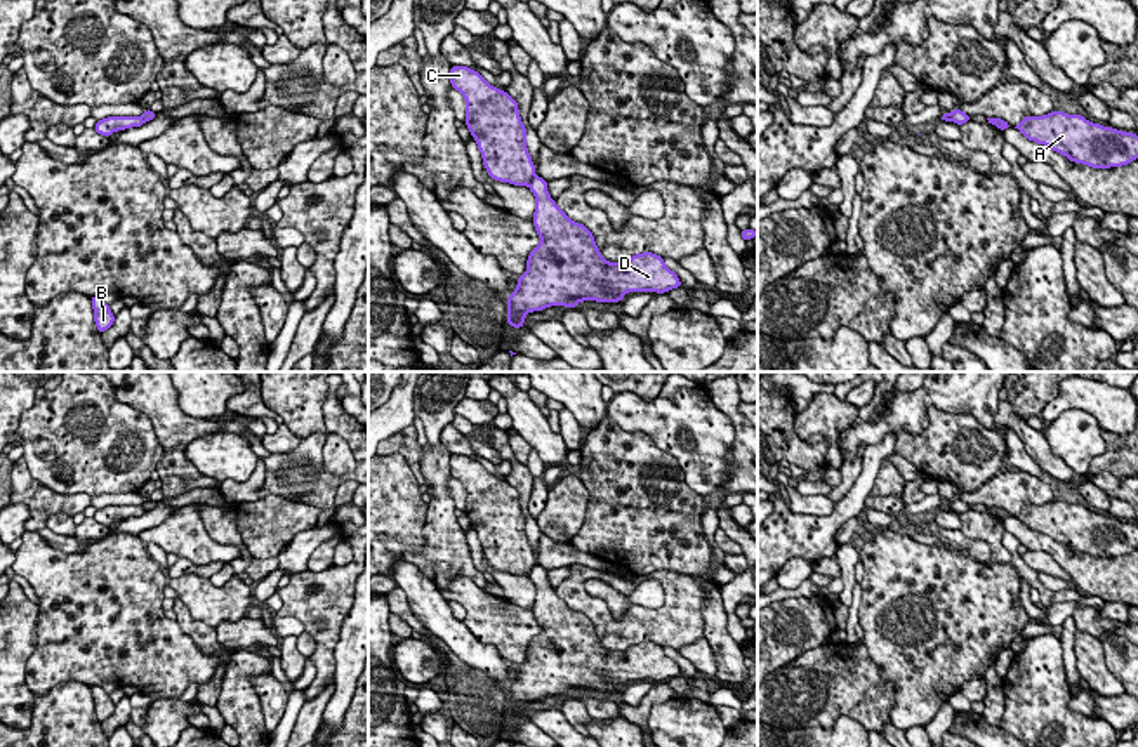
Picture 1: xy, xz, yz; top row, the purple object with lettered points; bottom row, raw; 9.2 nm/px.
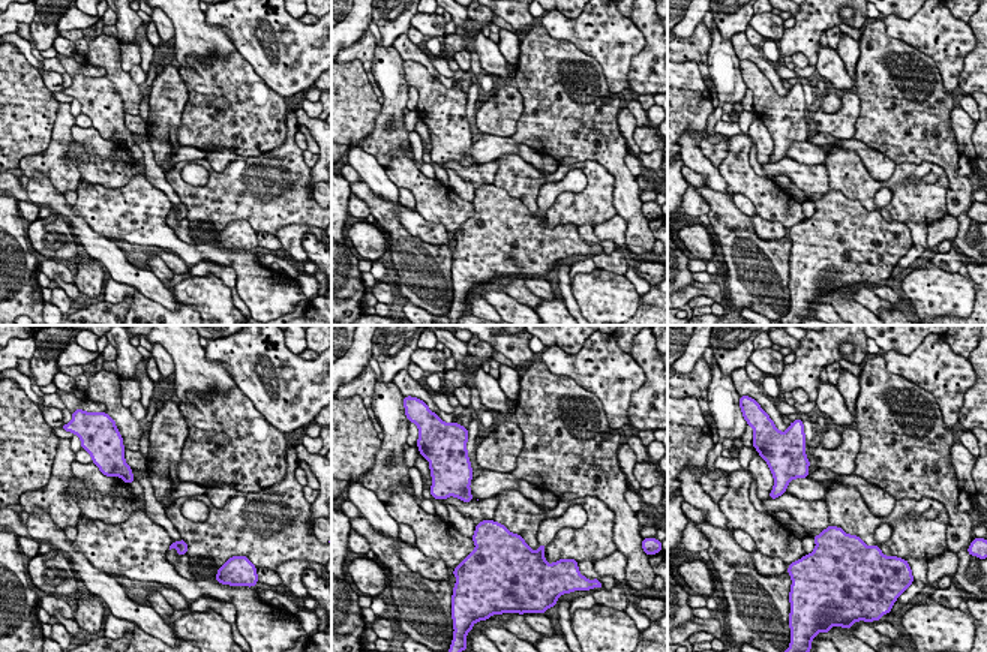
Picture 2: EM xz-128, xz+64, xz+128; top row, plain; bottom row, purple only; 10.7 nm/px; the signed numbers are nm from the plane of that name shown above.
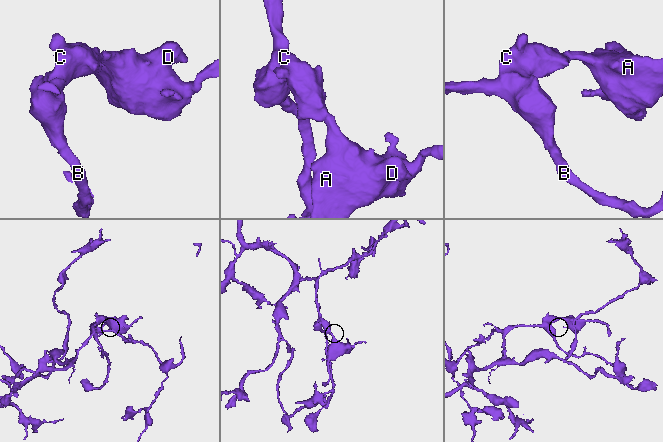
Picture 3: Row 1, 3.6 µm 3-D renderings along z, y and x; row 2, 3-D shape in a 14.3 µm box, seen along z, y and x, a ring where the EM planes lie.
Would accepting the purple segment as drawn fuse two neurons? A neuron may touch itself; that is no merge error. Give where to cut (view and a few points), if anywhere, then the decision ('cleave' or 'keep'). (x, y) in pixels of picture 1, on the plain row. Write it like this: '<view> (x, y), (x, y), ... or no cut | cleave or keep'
xz (535, 565), (529, 574) | cleave

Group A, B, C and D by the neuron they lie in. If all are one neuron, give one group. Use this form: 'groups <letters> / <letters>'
groups A D / B C

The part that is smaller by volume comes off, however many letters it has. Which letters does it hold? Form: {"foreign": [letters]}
{"foreign": ["A", "D"]}

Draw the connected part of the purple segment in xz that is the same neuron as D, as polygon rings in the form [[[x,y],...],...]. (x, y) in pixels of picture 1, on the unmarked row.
[[[535,565],[530,580],[537,591],[533,617],[542,631],[530,641],[528,657],[507,688],[507,714],[523,717],[526,702],[549,695],[575,698],[586,688],[606,693],[620,691],[627,681],[664,683],[683,676],[664,646],[652,641],[608,651],[594,624],[573,611],[549,585],[547,570]]]

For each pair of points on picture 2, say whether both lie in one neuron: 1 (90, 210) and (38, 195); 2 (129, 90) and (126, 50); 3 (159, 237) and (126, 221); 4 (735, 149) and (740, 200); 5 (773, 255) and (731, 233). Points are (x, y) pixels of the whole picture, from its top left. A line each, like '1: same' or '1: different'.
1: different
2: different
3: same
4: different
5: same

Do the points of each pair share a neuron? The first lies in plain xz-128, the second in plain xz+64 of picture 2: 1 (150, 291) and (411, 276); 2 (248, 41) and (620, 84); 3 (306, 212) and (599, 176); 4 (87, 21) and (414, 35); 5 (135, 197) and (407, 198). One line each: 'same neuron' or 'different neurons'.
1: different neurons
2: same neuron
3: same neuron
4: different neurons
5: different neurons

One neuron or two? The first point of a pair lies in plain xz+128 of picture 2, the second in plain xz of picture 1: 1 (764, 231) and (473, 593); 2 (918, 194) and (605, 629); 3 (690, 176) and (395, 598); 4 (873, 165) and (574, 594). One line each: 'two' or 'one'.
1: two
2: one
3: two
4: two

